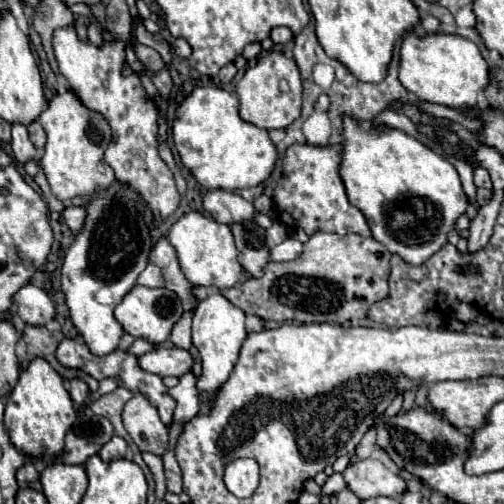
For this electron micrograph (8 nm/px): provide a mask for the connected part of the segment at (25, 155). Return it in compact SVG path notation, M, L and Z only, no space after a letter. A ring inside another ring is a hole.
M16 124L12 126L12 152L14 152L14 158L18 162L28 162L28 160L34 160L34 162L40 162L40 152L34 148L34 144L30 142L28 138L28 132L24 126Z

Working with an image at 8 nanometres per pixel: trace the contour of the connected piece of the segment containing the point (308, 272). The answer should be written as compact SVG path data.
M316 232L304 244L300 258L292 262L268 262L264 266L264 276L248 278L222 294L242 308L244 314L254 314L262 320L344 324L366 318L368 306L388 296L390 256L388 248L374 238Z

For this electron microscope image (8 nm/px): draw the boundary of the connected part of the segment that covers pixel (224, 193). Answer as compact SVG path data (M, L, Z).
M206 190L202 194L202 208L216 222L246 222L254 214L254 206L230 190Z

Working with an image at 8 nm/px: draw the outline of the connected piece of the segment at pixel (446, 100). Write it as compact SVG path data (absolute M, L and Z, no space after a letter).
M434 32L434 34L408 34L400 44L398 62L400 84L414 92L424 102L434 102L450 108L472 108L476 106L478 90L488 84L488 64L482 58L478 46L462 36Z

